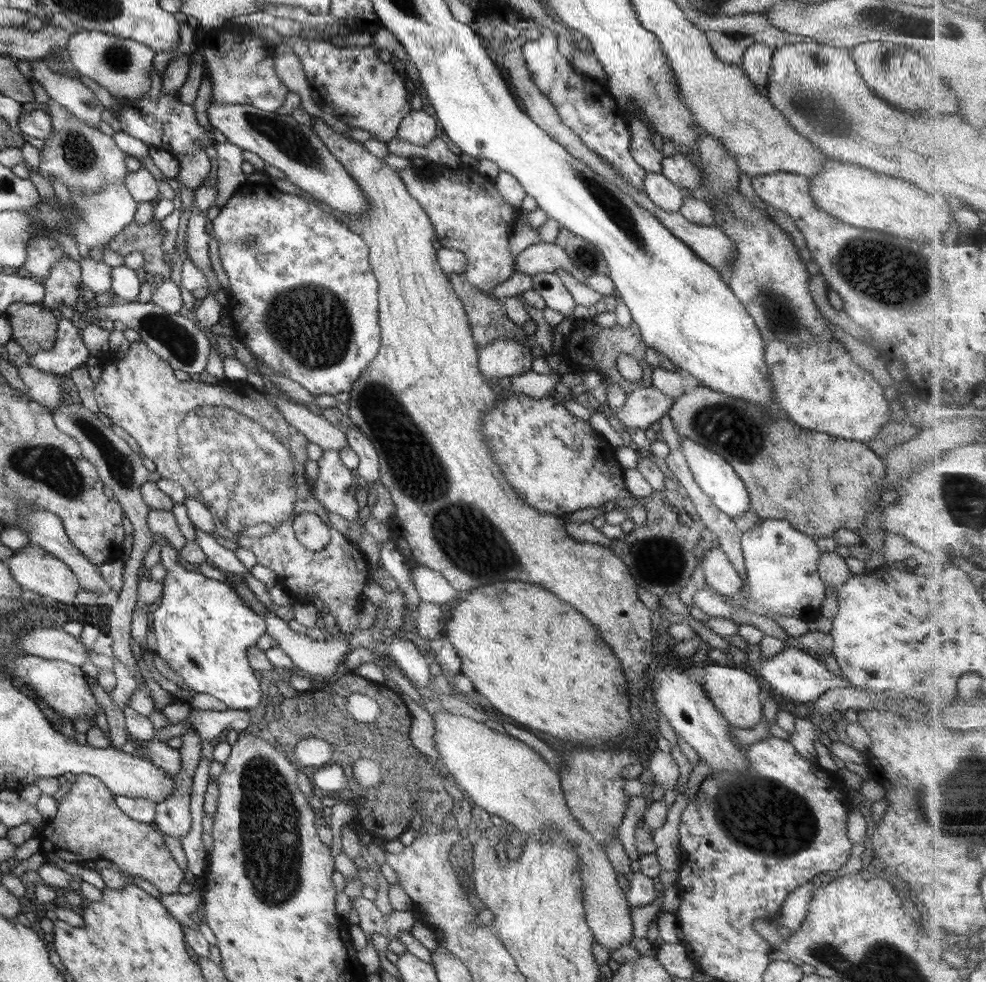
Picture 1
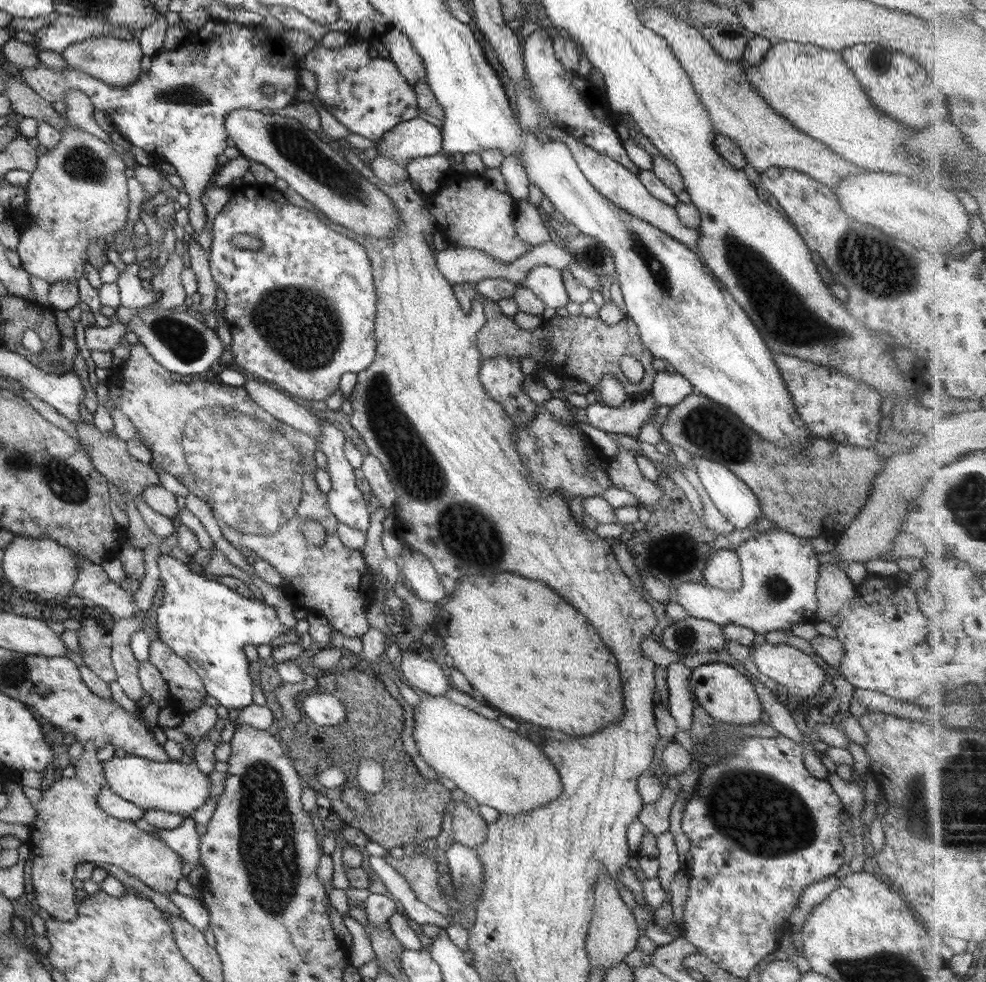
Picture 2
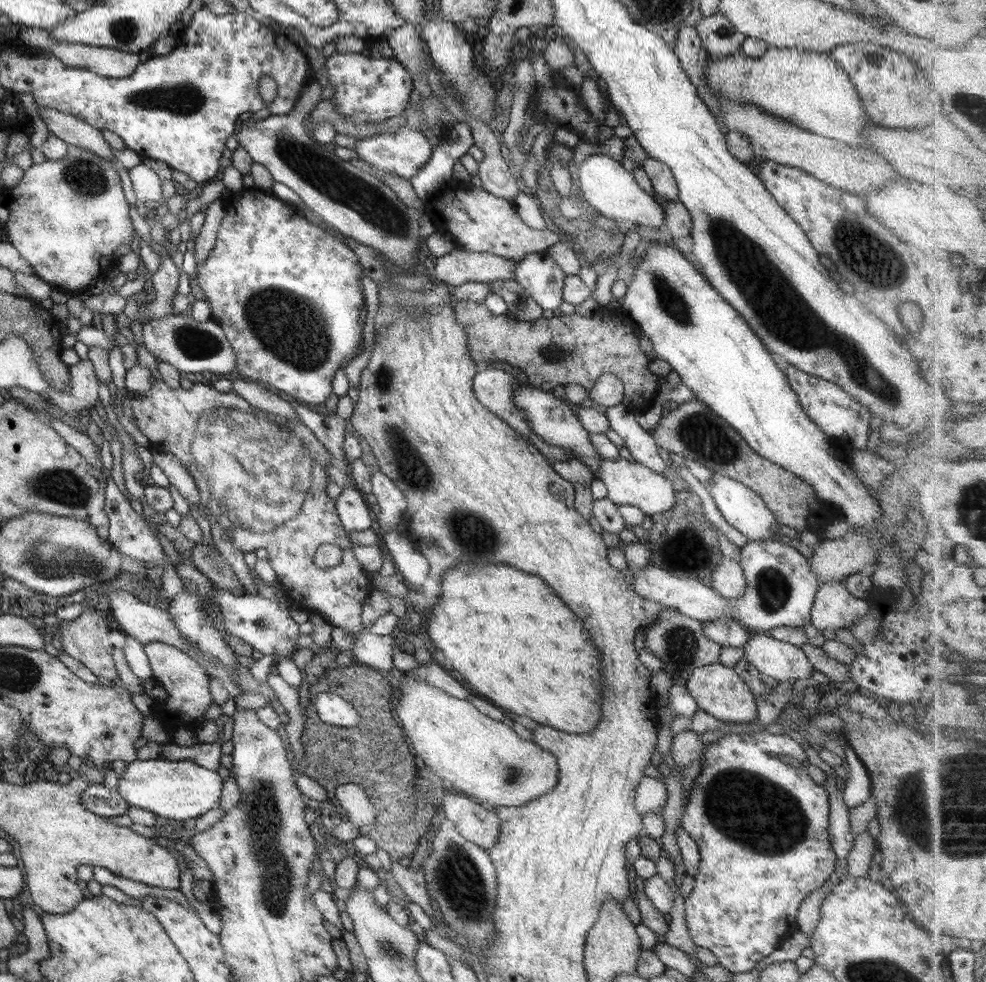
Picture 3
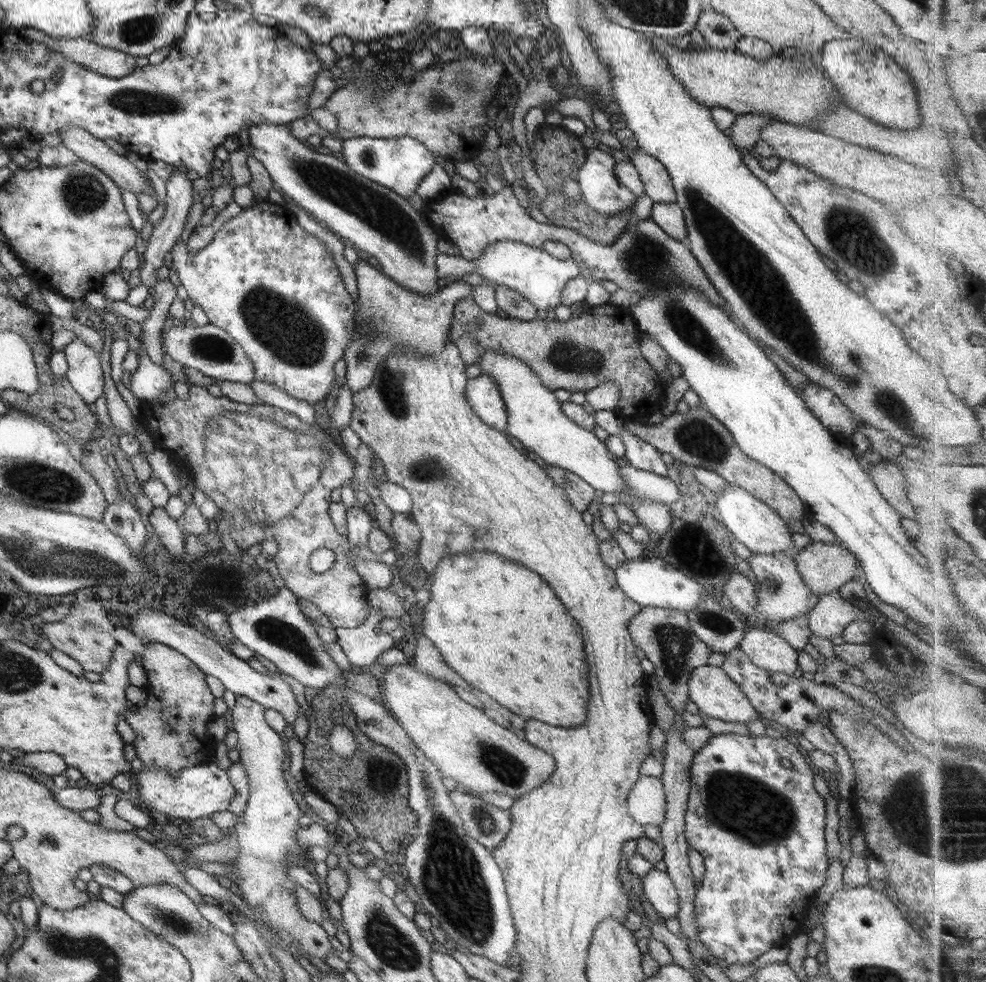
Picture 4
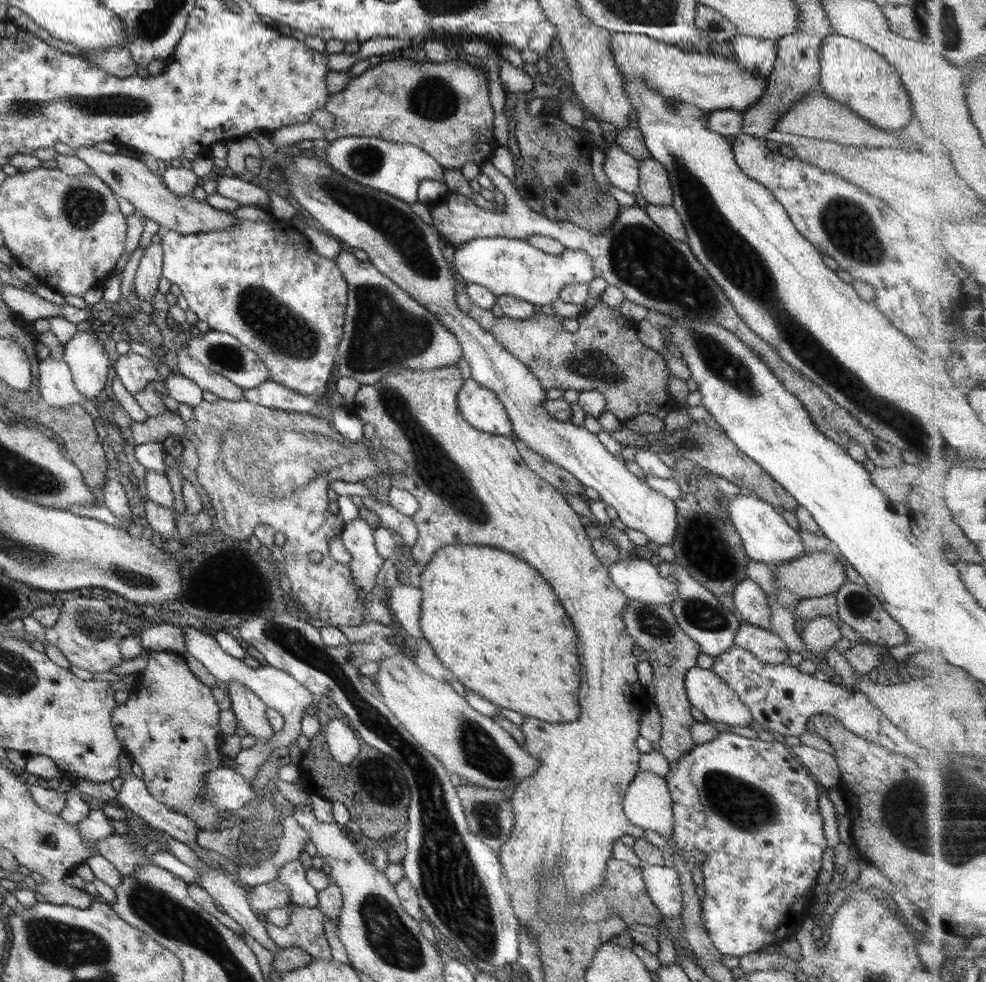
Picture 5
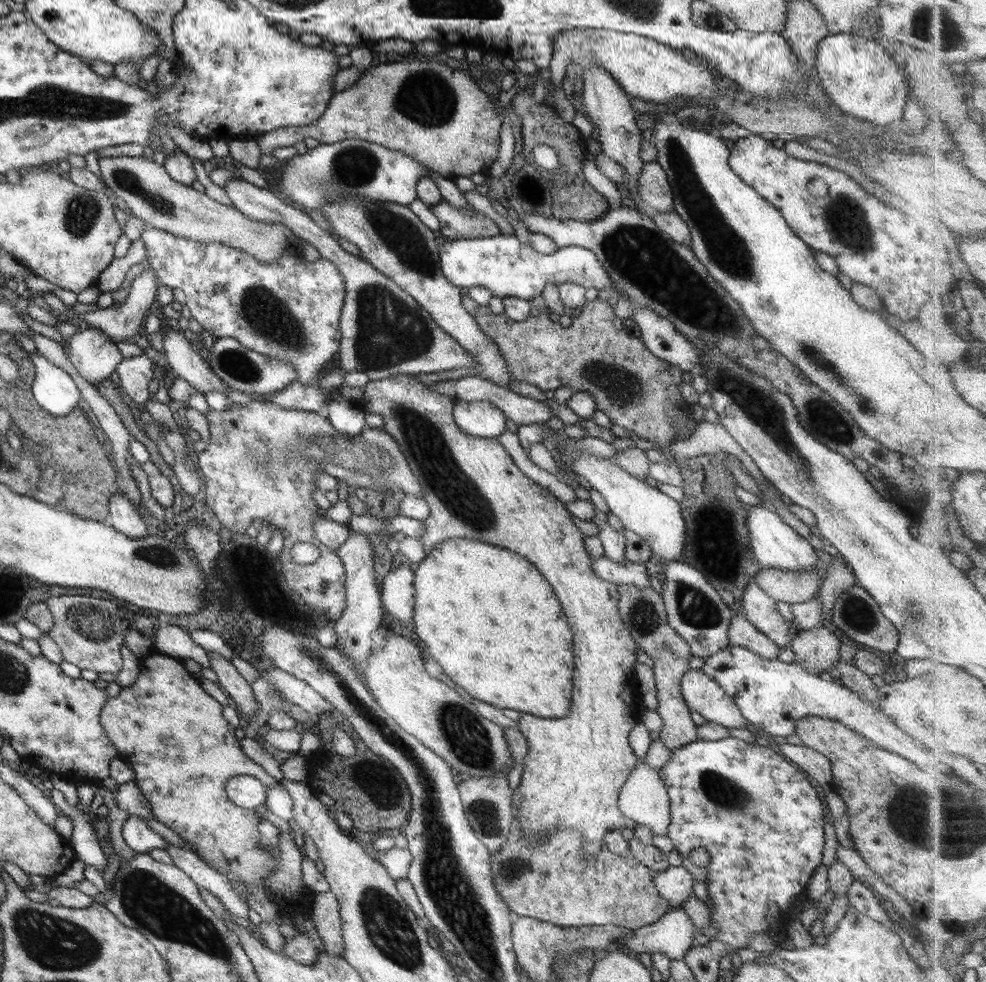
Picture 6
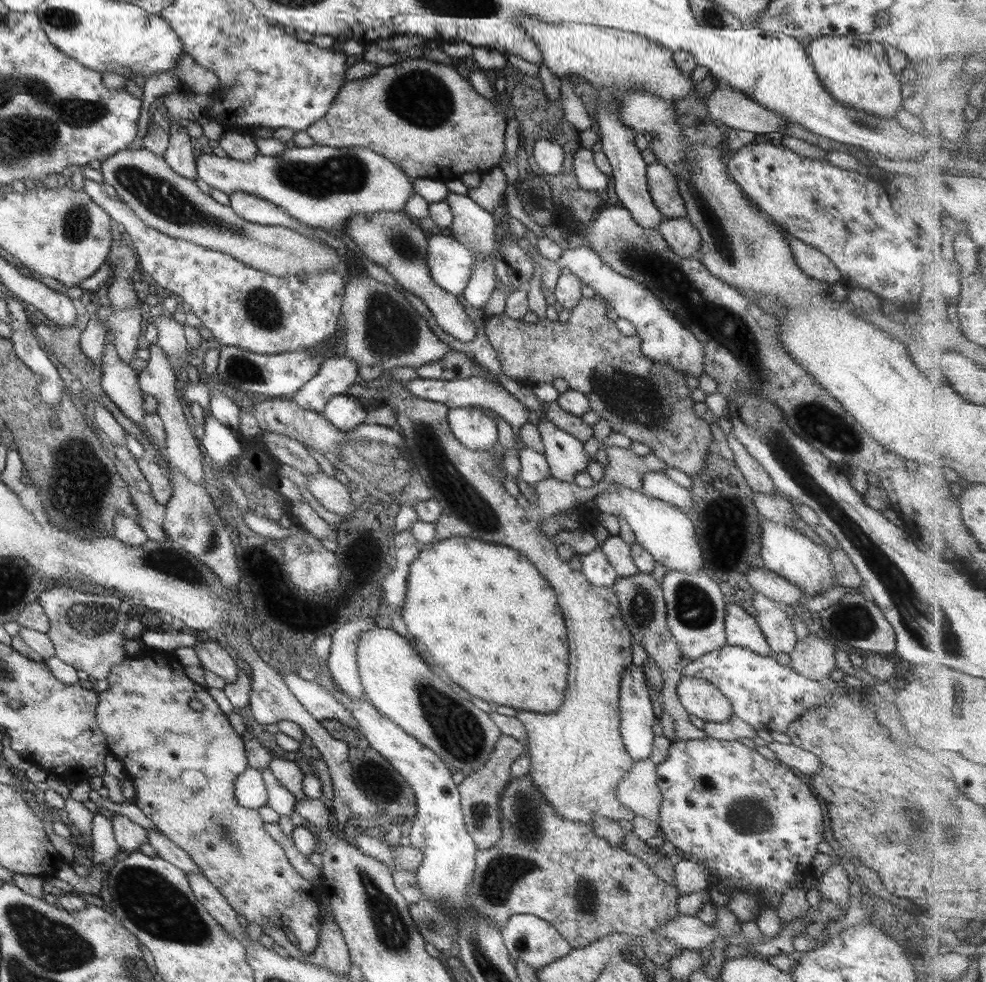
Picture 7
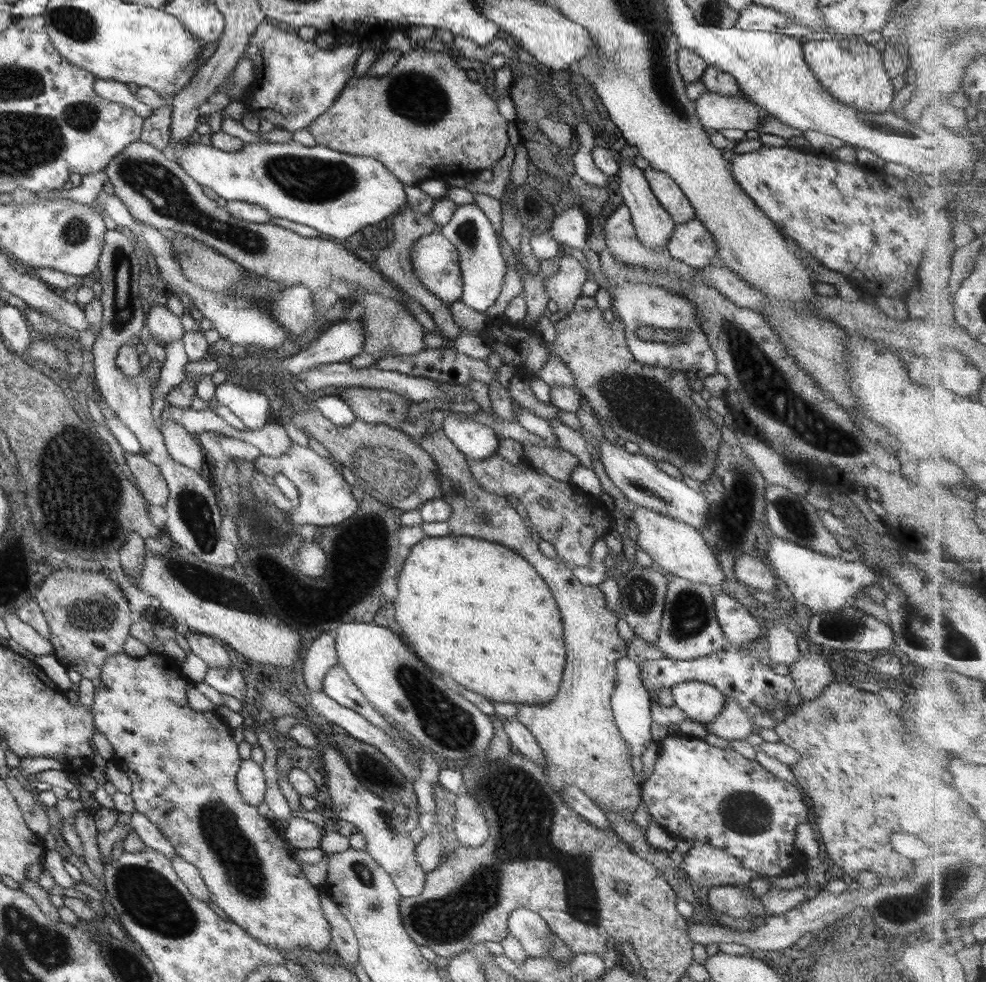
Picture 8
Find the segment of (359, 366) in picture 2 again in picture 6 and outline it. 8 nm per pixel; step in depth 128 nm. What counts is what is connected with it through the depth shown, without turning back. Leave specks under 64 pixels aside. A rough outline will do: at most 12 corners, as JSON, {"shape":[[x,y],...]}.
{"shape":[[142,228],[159,284],[214,338],[315,384],[339,350],[344,280]]}

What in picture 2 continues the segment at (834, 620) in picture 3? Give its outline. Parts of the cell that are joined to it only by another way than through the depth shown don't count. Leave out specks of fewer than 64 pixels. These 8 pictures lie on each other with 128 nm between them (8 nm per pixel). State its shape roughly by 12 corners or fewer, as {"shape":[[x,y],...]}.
{"shape":[[821,565],[815,622],[829,622],[847,605],[854,586],[844,569]]}

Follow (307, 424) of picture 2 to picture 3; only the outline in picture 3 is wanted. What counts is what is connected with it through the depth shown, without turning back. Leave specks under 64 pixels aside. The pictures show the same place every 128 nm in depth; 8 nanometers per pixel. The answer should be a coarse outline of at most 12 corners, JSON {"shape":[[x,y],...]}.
{"shape":[[244,378],[231,380],[247,404],[289,419],[298,426],[293,407],[278,392]]}

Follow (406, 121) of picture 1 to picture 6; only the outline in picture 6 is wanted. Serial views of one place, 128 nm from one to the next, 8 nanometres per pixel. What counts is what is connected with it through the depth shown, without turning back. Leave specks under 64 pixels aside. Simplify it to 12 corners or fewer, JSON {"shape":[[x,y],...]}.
{"shape":[[361,139],[319,144],[263,179],[305,210],[341,195],[406,206],[429,178],[457,211],[453,183]]}

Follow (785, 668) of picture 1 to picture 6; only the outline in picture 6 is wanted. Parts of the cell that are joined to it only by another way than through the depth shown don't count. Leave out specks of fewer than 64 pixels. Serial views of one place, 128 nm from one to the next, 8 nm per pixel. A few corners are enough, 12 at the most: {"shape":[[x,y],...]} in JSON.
{"shape":[[739,614],[727,642],[775,660],[780,649]]}

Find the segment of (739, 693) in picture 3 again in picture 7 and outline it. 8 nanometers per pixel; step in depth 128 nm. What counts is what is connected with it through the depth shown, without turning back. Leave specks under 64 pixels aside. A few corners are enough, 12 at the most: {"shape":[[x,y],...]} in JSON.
{"shape":[[682,676],[675,690],[683,709],[704,723],[734,714],[706,680]]}

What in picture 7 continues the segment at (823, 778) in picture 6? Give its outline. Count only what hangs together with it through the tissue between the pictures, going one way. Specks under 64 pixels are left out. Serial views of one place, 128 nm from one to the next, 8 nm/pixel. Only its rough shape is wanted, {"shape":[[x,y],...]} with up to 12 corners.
{"shape":[[772,741],[766,746],[779,763],[809,775],[821,768],[815,755]]}

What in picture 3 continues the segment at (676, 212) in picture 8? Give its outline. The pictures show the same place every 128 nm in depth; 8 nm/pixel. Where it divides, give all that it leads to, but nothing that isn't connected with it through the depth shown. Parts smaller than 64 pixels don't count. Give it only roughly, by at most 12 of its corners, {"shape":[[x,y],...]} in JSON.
{"shape":[[647,157],[639,168],[649,177],[655,198],[678,200],[667,165]]}

